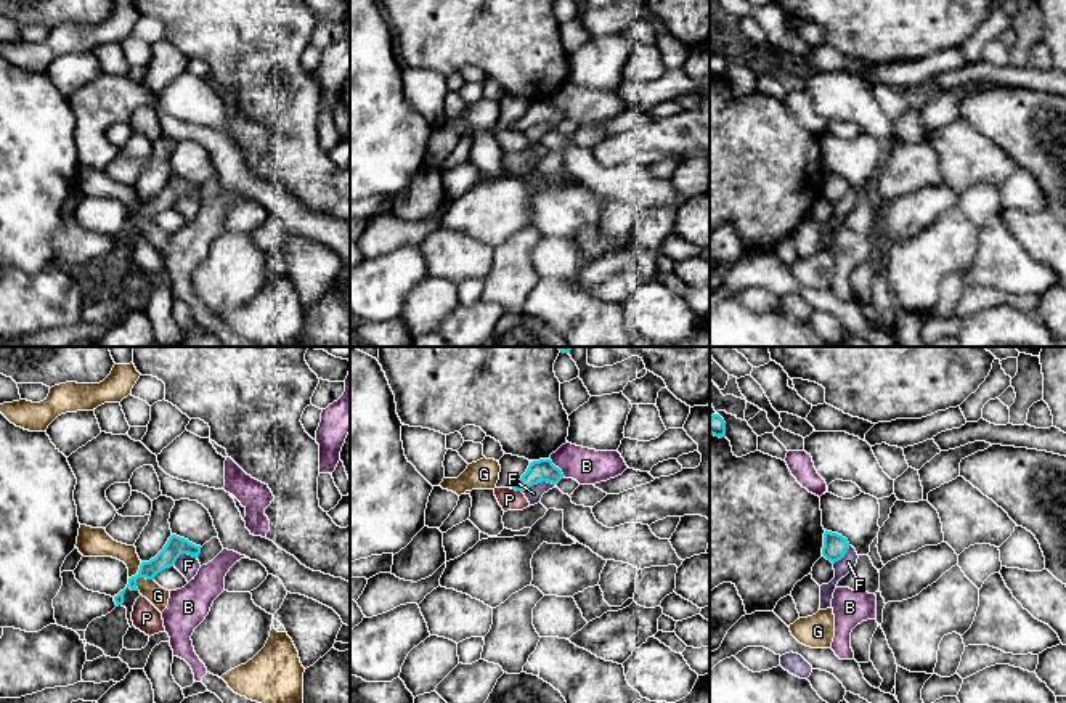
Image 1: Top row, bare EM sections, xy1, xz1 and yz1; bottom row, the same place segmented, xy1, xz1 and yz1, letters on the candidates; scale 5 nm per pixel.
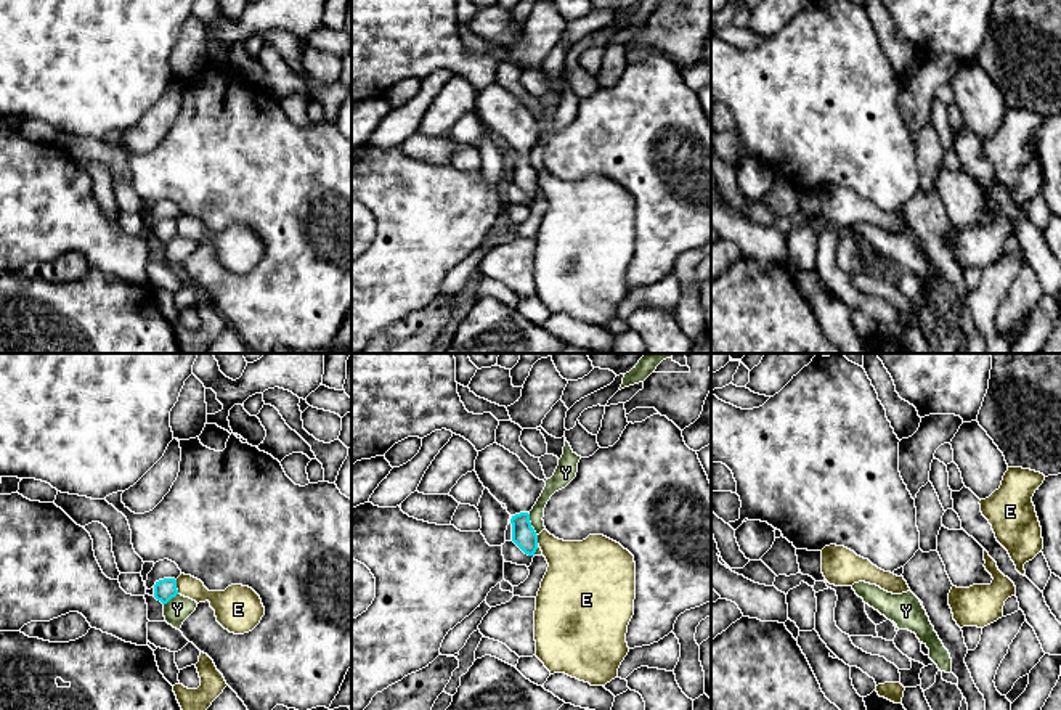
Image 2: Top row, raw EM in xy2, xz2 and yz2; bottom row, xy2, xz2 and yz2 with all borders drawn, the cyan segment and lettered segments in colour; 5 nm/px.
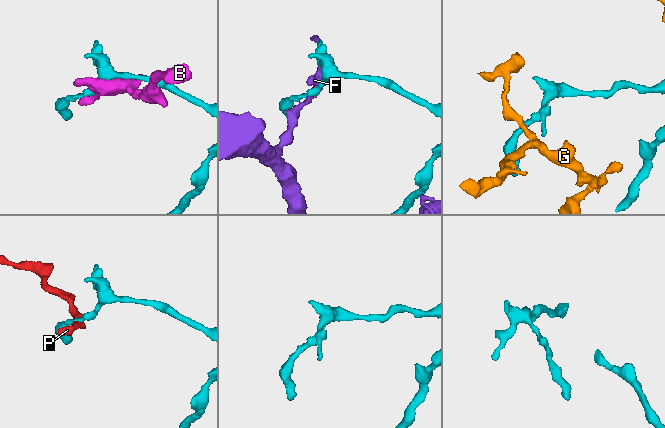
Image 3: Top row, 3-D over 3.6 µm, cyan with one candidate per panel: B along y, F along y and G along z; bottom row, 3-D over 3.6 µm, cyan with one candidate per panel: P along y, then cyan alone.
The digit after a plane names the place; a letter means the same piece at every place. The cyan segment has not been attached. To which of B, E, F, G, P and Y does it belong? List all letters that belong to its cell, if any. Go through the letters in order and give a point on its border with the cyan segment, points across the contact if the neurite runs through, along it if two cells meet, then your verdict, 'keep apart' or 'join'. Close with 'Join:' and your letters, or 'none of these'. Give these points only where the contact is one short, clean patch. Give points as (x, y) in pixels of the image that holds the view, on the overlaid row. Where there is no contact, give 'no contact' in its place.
B: contact xz1 (557, 467); keep apart
E: contact xy2 (175, 587); border xy2 (175, 580), (178, 593); keep apart
F: contact xz1 (538, 482); border xz1 (554, 483), (538, 482), (522, 491); keep apart
G: contact xy1 (138, 577); border xy1 (142, 562), (137, 572), (137, 589); keep apart
P: contact xz1 (517, 490); border xz1 (512, 488), (522, 493); keep apart
Y: contact xz2 (530, 524); border xz2 (527, 513), (536, 535); keep apart
Join: none of these

